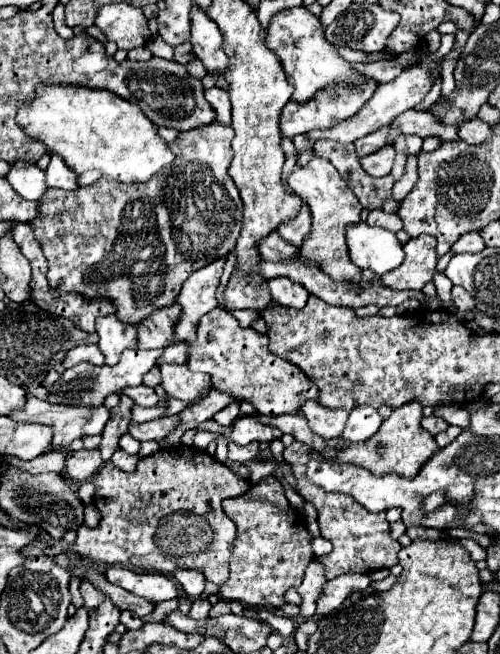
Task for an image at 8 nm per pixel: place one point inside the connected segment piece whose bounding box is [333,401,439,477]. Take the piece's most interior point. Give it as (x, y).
(401, 446)

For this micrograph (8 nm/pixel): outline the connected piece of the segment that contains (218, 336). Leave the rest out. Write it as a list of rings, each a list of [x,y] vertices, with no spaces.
[[[221,307],[211,309],[199,319],[197,337],[193,341],[187,341],[187,345],[187,367],[191,371],[207,373],[211,377],[213,389],[253,403],[261,415],[299,415],[301,403],[305,403],[307,399],[317,399],[317,387],[309,381],[309,377],[305,377],[295,365],[289,365],[289,361],[273,355],[267,349],[267,335],[257,333],[249,327],[239,327],[237,319]]]

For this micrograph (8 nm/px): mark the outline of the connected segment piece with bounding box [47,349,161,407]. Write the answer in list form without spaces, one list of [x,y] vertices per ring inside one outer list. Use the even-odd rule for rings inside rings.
[[[125,349],[119,363],[115,367],[109,365],[93,365],[93,363],[77,363],[71,369],[67,369],[59,379],[57,385],[49,389],[49,403],[59,405],[85,405],[85,407],[101,407],[103,399],[111,393],[121,393],[125,387],[141,385],[141,379],[147,371],[155,367],[157,357],[161,355],[159,349],[143,351],[143,349]]]

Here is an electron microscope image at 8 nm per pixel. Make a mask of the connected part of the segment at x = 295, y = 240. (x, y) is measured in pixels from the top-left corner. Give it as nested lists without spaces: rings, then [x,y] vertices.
[[[303,203],[299,215],[293,221],[289,221],[287,225],[281,225],[281,233],[279,235],[287,243],[291,243],[295,247],[301,247],[305,237],[309,235],[309,231],[311,231],[311,211],[309,211],[307,203]]]

